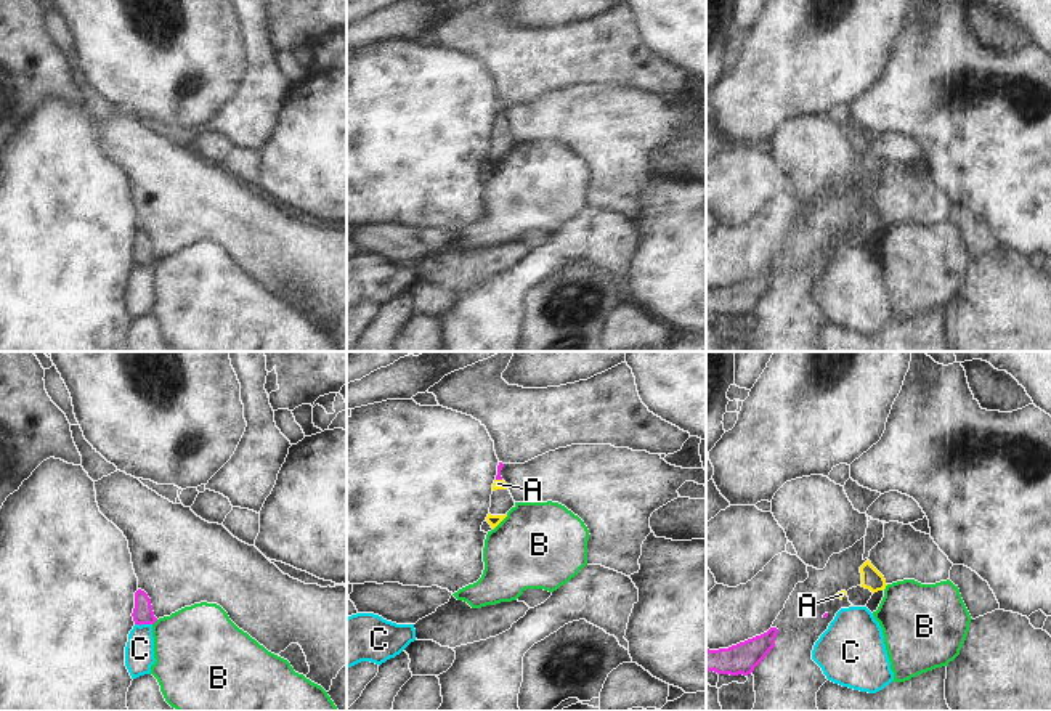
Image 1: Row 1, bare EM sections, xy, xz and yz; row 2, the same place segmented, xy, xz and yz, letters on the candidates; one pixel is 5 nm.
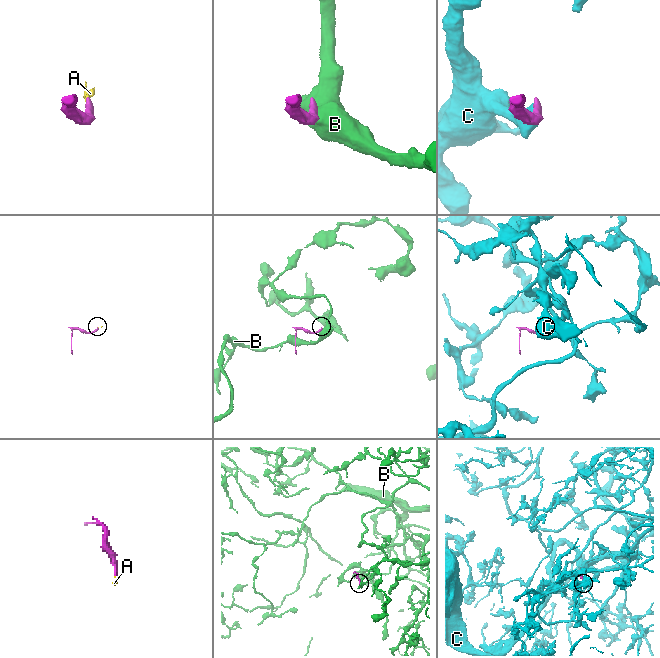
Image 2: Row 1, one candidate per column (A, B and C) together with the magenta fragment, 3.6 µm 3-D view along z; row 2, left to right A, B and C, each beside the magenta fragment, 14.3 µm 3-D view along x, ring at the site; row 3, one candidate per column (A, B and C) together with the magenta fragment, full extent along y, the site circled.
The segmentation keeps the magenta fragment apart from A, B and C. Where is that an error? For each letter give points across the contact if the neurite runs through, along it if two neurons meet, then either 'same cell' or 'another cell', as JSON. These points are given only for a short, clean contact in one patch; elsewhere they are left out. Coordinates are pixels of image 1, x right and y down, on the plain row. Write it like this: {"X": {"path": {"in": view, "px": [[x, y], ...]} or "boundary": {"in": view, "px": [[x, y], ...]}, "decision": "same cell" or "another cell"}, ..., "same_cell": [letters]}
{"A": {"path": {"in": "xz", "px": [[499, 108], [499, 119], [498, 124]]}, "decision": "same cell"}, "B": {"boundary": {"in": "xy", "px": [[158, 260], [153, 265]]}, "decision": "another cell"}, "C": {"boundary": {"in": "xy", "px": [[135, 264], [151, 265]]}, "decision": "another cell"}, "same_cell": ["A"]}

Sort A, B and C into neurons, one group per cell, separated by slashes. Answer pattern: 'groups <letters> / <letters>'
groups A / B / C

